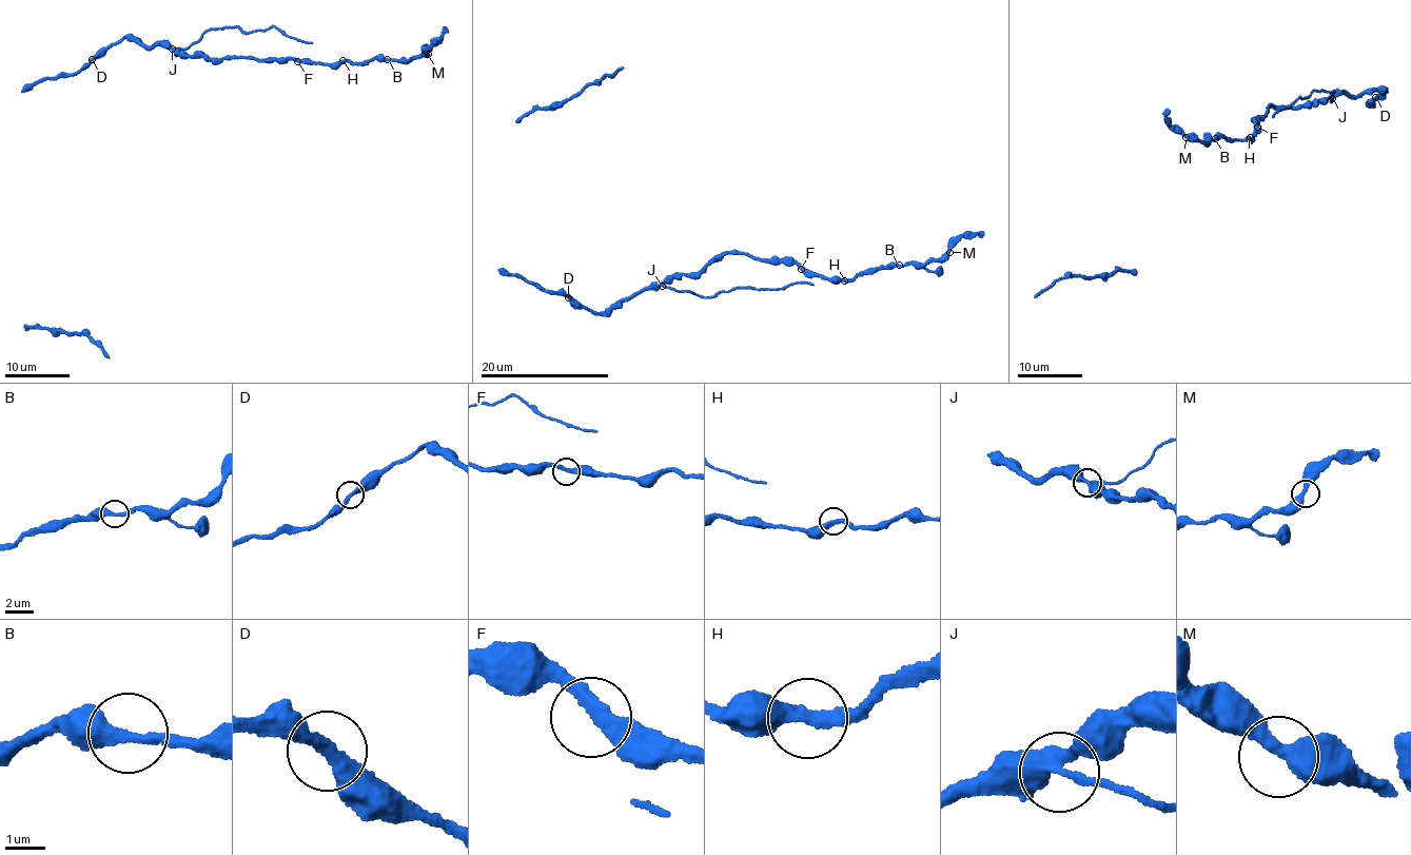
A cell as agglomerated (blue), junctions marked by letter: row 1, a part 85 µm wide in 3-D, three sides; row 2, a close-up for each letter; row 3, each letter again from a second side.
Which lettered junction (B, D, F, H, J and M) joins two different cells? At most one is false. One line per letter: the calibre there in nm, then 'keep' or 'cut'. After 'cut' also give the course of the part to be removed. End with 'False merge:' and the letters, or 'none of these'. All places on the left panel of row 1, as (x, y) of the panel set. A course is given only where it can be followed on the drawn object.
B: 360 nm | keep
D: 320 nm | keep
F: 380 nm | keep
H: 360 nm | keep
J: 320 nm | cut | (172, 49), (190, 46), (212, 28), (236, 26), (242, 32), (278, 27), (296, 39), (312, 42)
M: 400 nm | keep
False merge: J

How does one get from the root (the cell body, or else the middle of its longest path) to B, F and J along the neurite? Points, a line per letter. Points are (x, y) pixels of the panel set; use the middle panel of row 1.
B: (564, 295), (603, 313), (673, 277), (699, 273), (727, 253), (791, 261), (840, 279), (899, 265)
F: (564, 295), (603, 313), (673, 277), (699, 273), (727, 253), (791, 261), (801, 269)
J: (564, 295), (603, 313), (646, 289), (662, 286)

